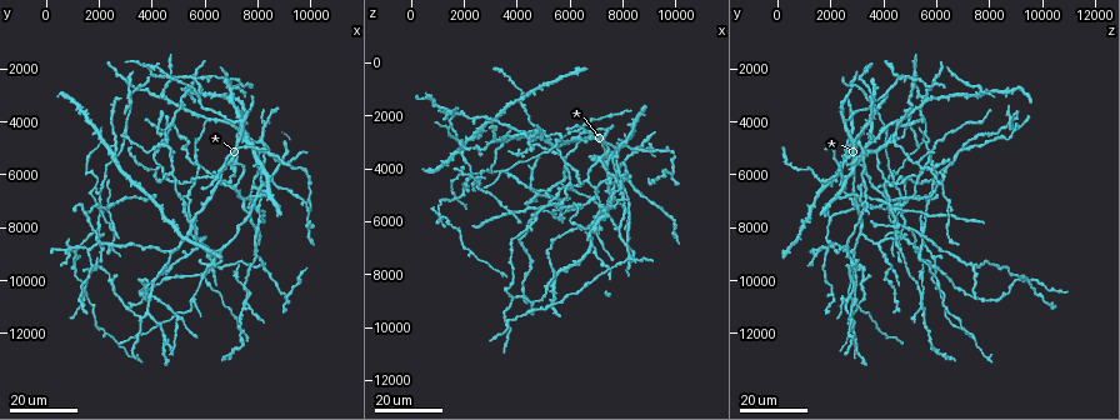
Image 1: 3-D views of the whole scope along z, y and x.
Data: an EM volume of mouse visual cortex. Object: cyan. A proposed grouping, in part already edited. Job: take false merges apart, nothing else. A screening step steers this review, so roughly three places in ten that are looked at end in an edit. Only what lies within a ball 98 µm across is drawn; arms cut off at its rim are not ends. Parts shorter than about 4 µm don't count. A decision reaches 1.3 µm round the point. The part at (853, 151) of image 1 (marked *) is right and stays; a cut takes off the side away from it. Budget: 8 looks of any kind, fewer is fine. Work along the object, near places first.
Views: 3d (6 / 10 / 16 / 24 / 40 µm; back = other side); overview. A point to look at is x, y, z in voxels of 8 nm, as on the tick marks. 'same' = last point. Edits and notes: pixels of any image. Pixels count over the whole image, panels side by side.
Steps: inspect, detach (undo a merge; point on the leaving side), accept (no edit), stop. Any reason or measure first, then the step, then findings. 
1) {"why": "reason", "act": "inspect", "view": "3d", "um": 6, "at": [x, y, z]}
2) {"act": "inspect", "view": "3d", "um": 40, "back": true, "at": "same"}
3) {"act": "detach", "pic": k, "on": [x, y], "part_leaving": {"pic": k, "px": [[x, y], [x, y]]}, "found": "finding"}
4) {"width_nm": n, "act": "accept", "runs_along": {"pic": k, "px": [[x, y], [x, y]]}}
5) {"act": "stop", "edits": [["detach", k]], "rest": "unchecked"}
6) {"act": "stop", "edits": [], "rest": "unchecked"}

{"why": "branch point", "act": "inspect", "view": "3d", "um": 16, "at": [5800, 8600, 3800]}

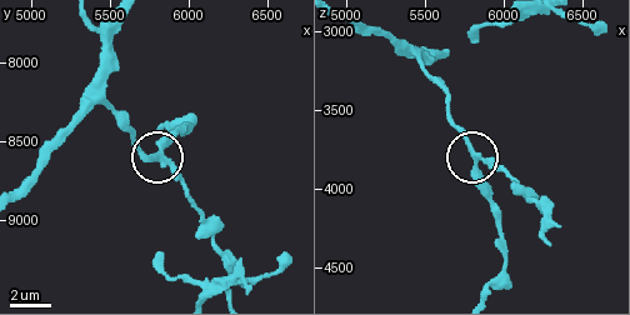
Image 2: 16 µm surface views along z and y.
{"act": "inspect", "view": "3d", "um": 10, "at": [5820, 8560, 3820]}

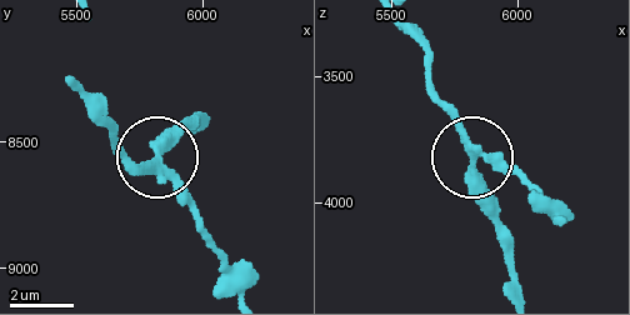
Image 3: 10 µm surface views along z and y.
{"act": "accept", "runs_along": {"pic": 3, "px": [[406, 26], [468, 153], [516, 169]]}, "found": "one cell here"}

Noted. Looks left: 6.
{"why": "looks like a crossing", "act": "inspect", "view": "3d", "um": 24, "at": [7900, 6800, 3100]}

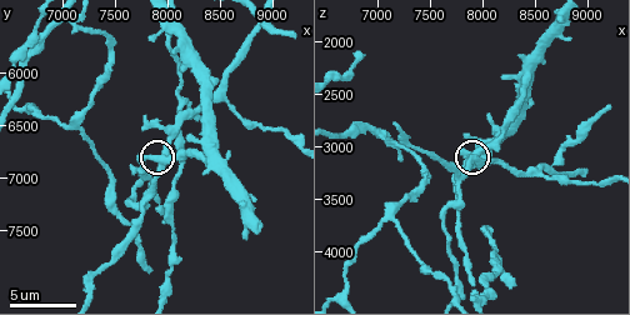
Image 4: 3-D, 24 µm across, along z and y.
{"act": "inspect", "view": "3d", "um": 6, "at": "same"}

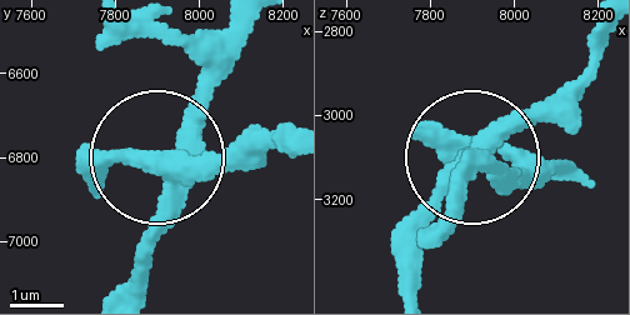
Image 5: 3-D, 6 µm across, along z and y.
{"side_arm_um": 90, "act": "accept", "runs_along": {"pic": 5, "px": [[609, 40], [510, 121], [456, 188]]}, "found": "continuous, no second cell"}

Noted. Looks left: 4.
{"why": "three-way junction", "act": "inspect", "view": "3d", "um": 16, "at": [6200, 3900, 5600]}

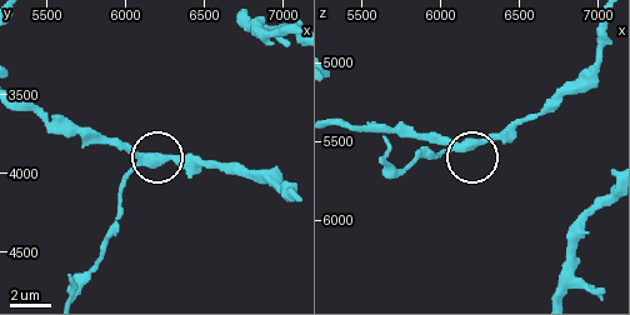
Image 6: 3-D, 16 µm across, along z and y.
{"act": "inspect", "view": "3d", "um": 10, "at": [6080, 3920, 5540]}

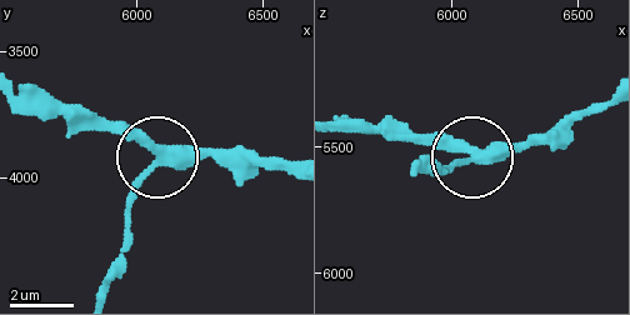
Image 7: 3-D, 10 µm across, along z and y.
{"width_nm": 320, "act": "accept", "found": "continuous, no second cell"}

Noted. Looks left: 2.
{"why": "side arm on a straight run", "act": "inspect", "view": "3d", "um": 24, "at": [4700, 4100, 5000]}

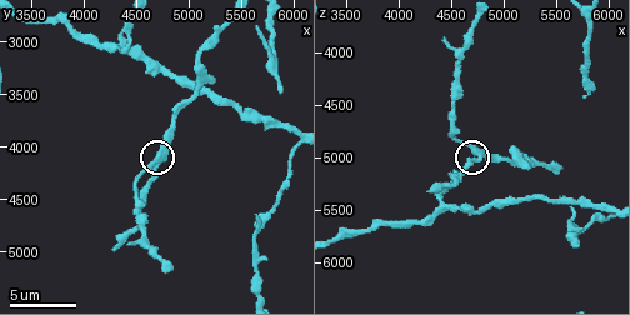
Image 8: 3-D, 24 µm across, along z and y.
{"act": "inspect", "view": "3d", "um": 10, "at": [4740, 4120, 4940]}

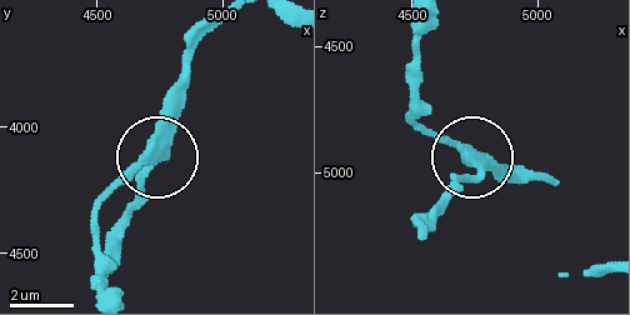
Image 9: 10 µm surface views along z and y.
{"arms": 3, "act": "accept", "found": "continuous, no second cell"}

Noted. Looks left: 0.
{"act": "stop", "edits": [], "rest": "unchecked"}

